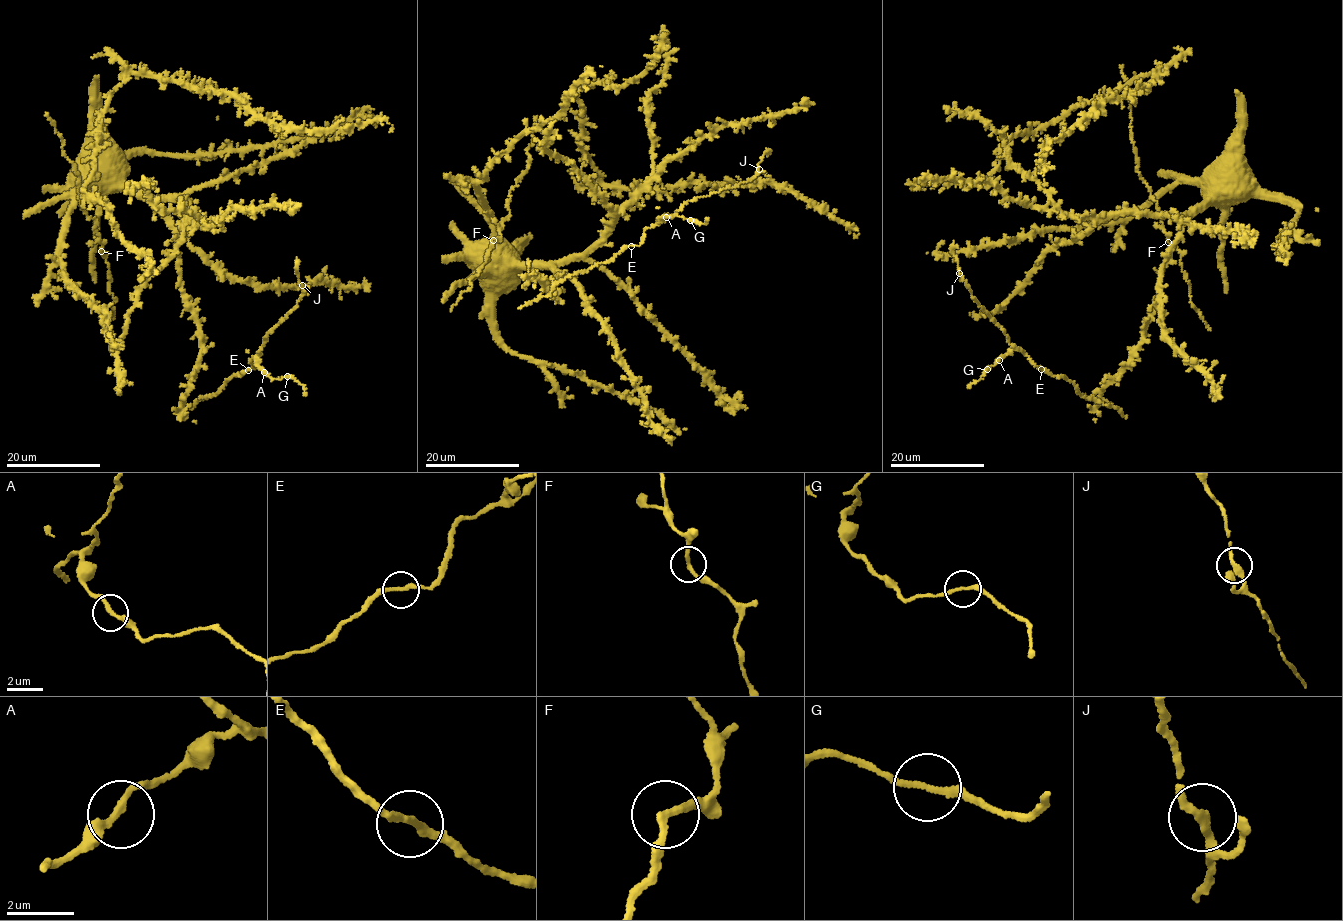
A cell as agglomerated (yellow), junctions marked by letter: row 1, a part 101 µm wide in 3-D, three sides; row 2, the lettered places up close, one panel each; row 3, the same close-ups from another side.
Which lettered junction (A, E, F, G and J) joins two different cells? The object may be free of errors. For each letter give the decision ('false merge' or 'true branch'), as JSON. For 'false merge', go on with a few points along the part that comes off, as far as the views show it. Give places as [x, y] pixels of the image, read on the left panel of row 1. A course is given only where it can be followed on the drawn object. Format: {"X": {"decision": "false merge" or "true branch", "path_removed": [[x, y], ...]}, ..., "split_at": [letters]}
{"A": {"decision": "true branch"}, "E": {"decision": "true branch"}, "F": {"decision": "true branch"}, "G": {"decision": "true branch"}, "J": {"decision": "true branch"}, "split_at": []}

